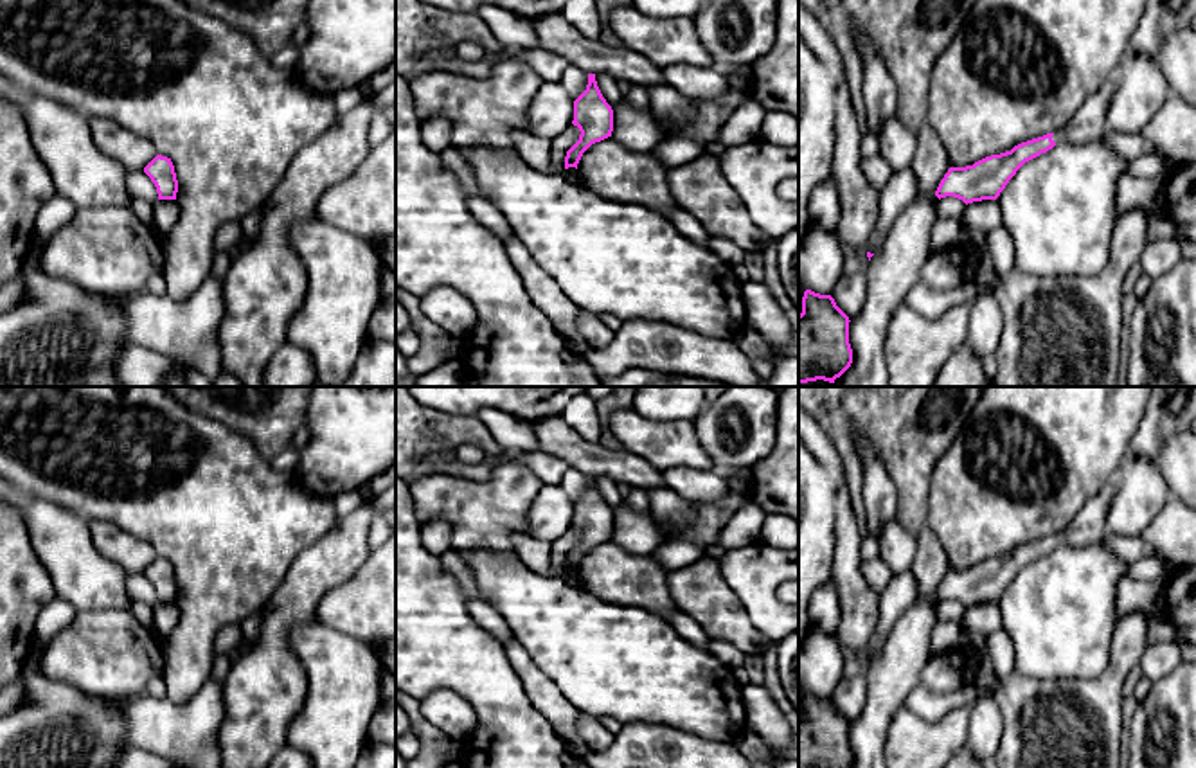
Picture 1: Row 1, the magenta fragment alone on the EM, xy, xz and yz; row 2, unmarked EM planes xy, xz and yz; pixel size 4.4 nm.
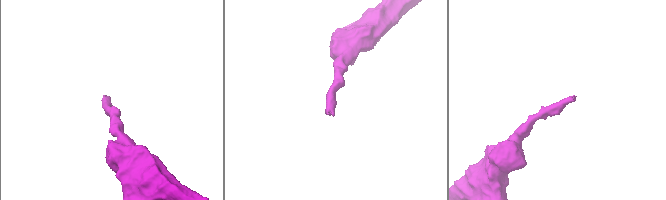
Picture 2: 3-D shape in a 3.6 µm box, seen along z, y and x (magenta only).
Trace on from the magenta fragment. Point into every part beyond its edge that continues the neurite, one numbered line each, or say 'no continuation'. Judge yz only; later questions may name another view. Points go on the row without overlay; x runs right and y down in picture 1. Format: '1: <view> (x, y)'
1: yz (1088, 526)

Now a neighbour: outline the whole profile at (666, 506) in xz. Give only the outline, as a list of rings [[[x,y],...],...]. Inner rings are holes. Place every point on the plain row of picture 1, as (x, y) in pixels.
[[[664,487],[647,491],[649,514],[658,523],[687,525],[694,518],[691,502]]]

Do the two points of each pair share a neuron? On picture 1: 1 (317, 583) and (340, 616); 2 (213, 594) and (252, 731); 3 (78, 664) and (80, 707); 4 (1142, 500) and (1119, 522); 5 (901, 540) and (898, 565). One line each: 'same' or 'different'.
1: different
2: different
3: different
4: same
5: same

